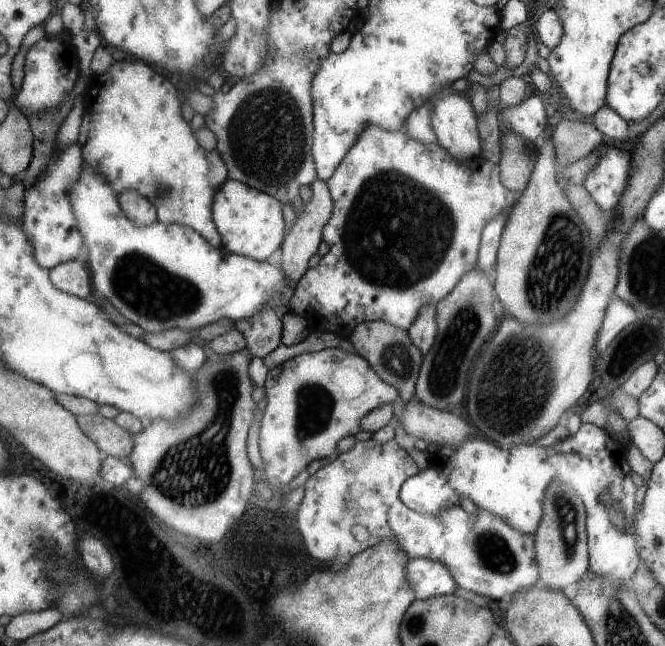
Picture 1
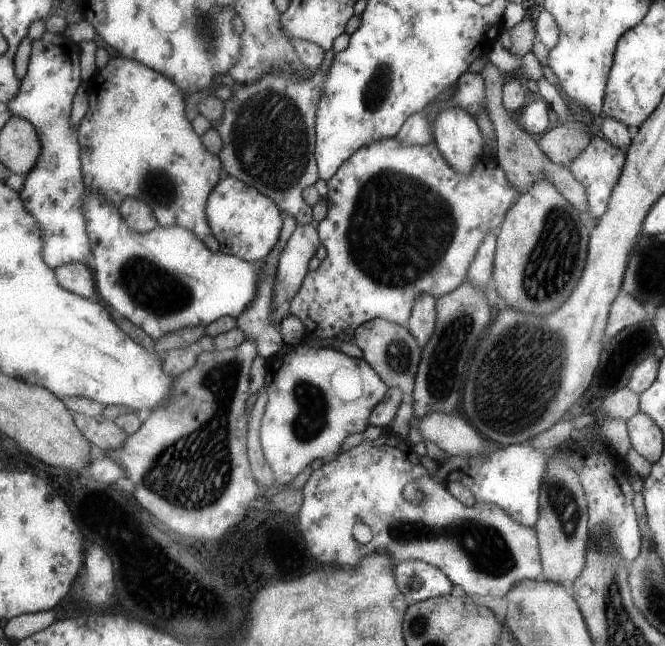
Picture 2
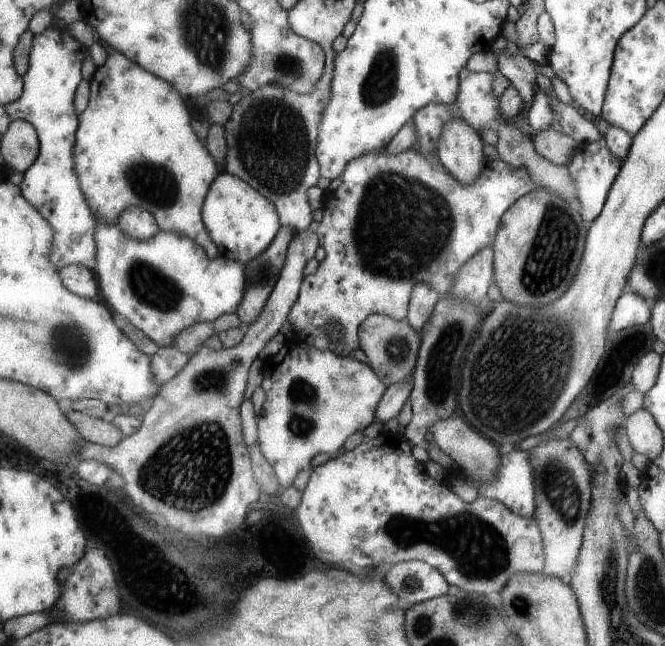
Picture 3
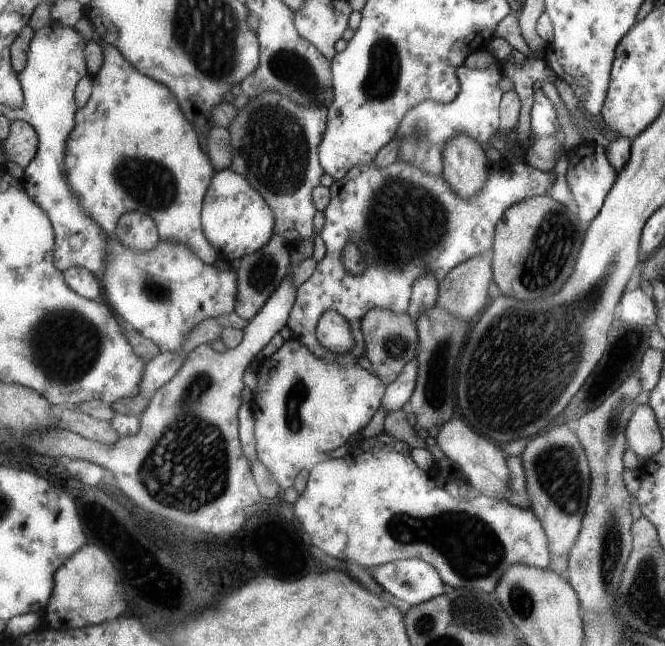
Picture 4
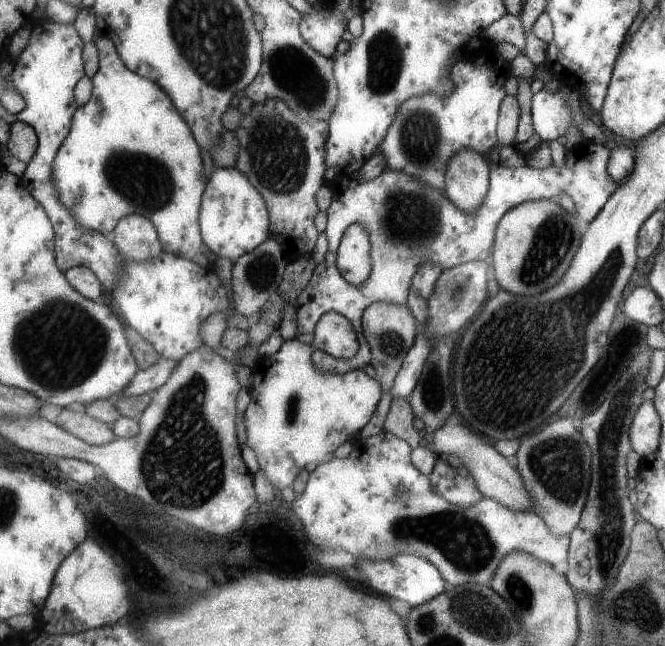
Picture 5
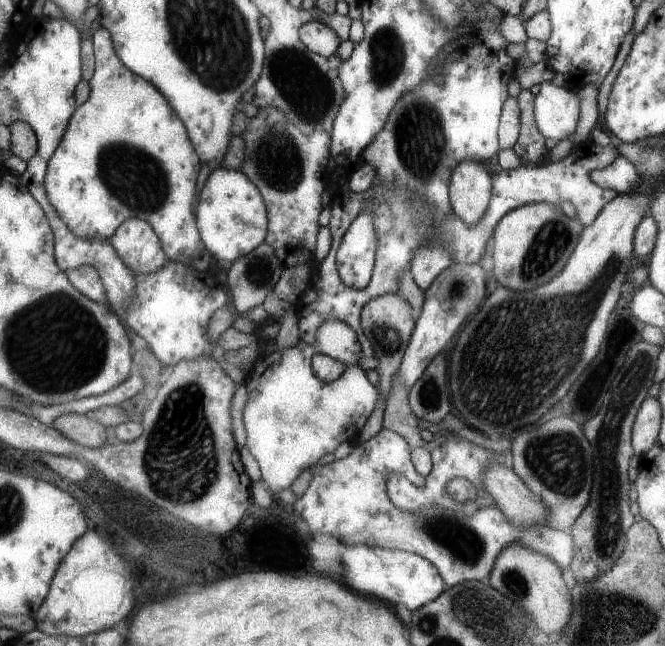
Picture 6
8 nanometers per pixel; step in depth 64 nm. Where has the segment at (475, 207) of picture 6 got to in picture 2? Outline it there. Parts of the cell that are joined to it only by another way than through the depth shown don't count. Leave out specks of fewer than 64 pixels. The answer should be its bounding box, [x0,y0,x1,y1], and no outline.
[434,106,484,174]

